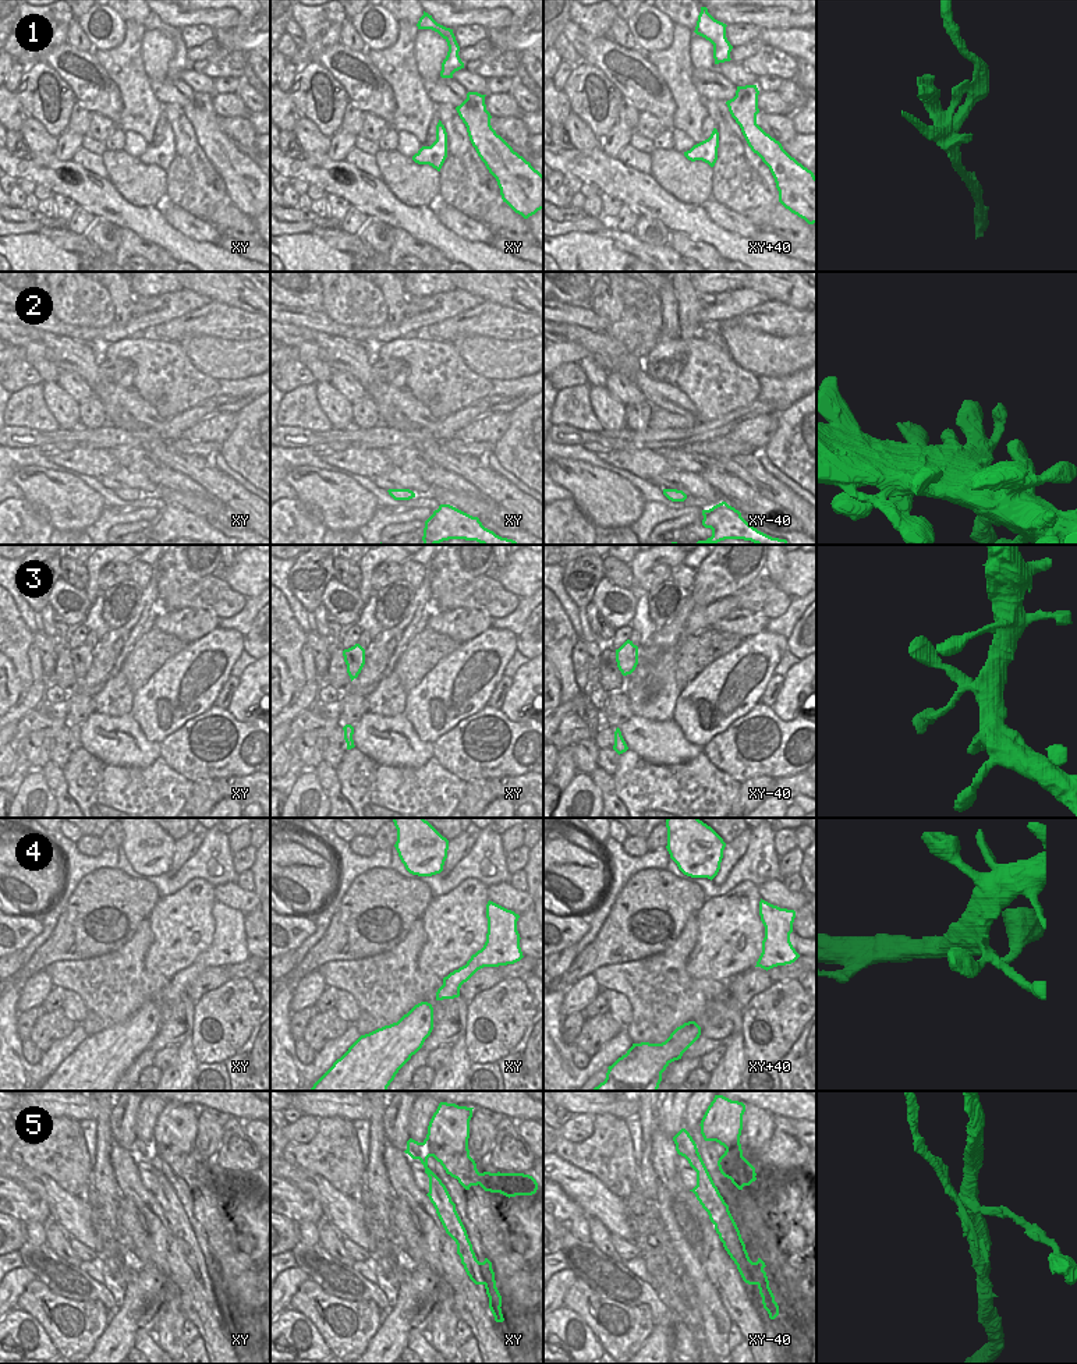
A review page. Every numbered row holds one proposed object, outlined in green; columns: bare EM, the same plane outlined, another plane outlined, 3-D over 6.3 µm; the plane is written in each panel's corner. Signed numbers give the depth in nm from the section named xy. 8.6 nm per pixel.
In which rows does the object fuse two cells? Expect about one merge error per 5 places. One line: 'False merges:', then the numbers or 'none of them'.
False merges: 5

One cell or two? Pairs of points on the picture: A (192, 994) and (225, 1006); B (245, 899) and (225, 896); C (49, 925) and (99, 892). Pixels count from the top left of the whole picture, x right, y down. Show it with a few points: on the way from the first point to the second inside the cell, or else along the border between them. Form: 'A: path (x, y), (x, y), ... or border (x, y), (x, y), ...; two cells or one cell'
A: border (229, 978), (194, 1003); two cells
B: path (240, 899), (230, 896); one cell
C: border (56, 923), (52, 934), (36, 950); two cells

